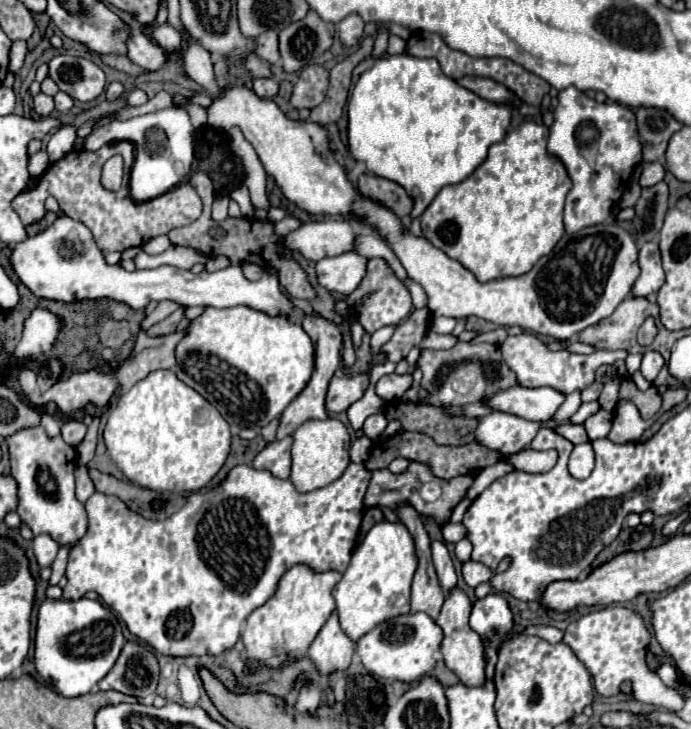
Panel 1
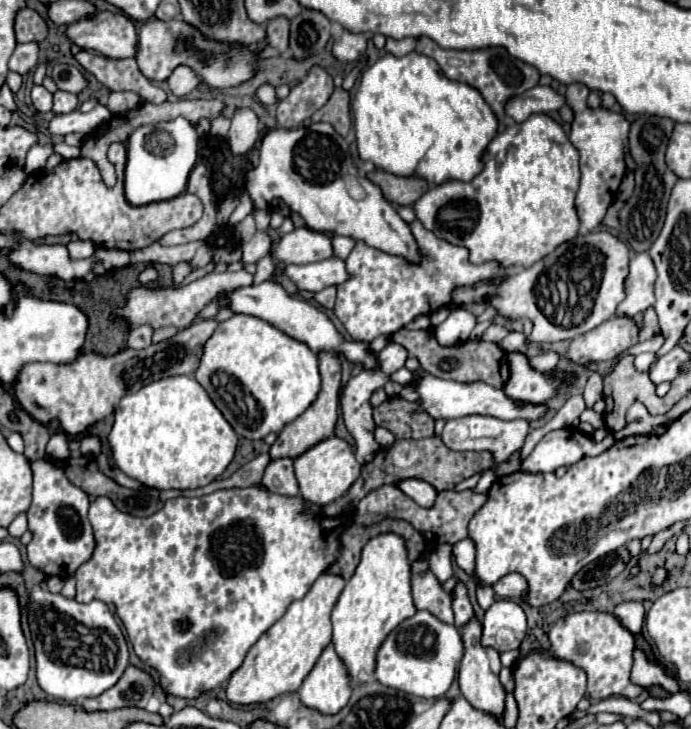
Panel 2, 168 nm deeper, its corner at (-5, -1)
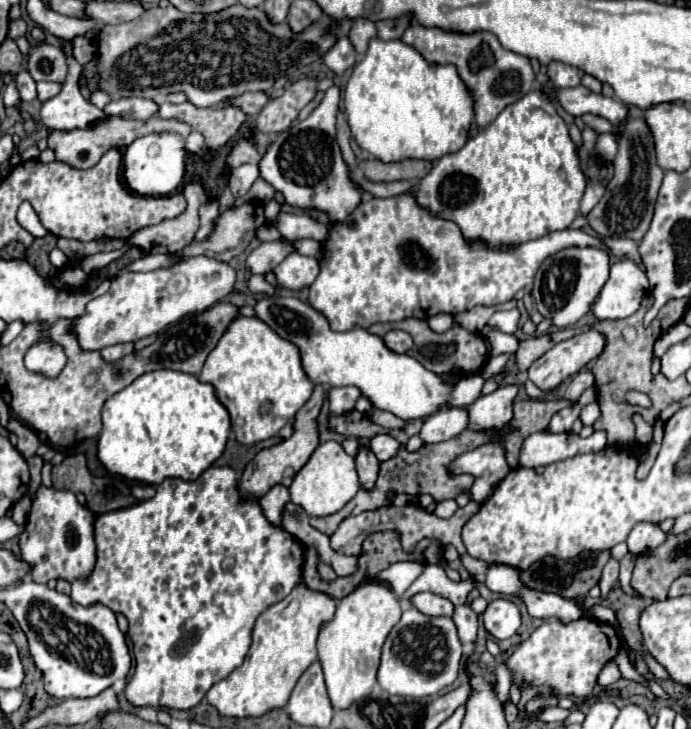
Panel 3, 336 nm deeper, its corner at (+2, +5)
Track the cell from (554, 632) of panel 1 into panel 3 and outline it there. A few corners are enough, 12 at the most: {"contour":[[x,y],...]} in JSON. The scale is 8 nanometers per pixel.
{"contour":[[497,598],[483,612],[483,626],[497,640],[511,638],[521,612]]}

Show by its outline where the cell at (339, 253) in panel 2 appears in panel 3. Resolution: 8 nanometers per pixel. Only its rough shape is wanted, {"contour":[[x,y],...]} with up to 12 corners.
{"contour":[[281,212],[273,224],[289,240],[323,244],[331,232],[309,214]]}

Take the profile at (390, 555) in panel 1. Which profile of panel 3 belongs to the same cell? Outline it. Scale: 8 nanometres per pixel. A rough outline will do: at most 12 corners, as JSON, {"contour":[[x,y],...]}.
{"contour":[[371,578],[317,648],[333,708],[369,698],[399,596]]}

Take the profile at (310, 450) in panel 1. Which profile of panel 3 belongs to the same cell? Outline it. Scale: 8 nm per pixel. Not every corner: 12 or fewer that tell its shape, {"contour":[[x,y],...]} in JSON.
{"contour":[[317,446],[289,486],[309,516],[341,510],[359,490],[353,458]]}

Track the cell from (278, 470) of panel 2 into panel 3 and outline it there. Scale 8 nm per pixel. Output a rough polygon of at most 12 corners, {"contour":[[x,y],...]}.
{"contour":[[275,484],[261,500],[271,524],[281,524],[281,510],[289,490]]}

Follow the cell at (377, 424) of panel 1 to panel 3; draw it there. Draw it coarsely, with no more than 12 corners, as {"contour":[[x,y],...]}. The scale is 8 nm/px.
{"contour":[[377,434],[371,450],[379,460],[395,456],[399,442],[391,434]]}

